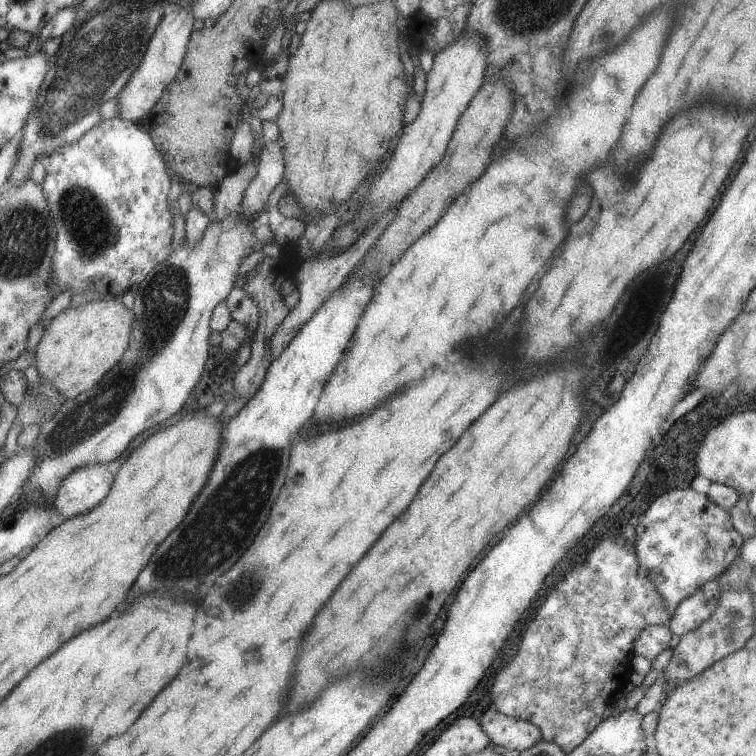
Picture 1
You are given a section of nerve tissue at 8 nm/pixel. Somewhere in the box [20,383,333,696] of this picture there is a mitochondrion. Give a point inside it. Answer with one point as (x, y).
(241, 496)

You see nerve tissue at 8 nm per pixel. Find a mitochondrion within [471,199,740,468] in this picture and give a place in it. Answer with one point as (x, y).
(713, 310)

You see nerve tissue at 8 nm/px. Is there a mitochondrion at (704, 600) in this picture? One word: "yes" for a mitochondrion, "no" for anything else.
yes

